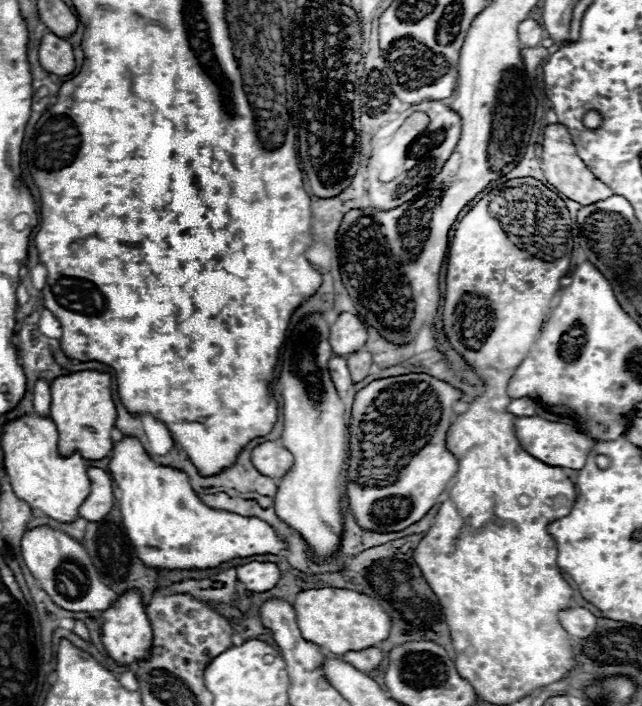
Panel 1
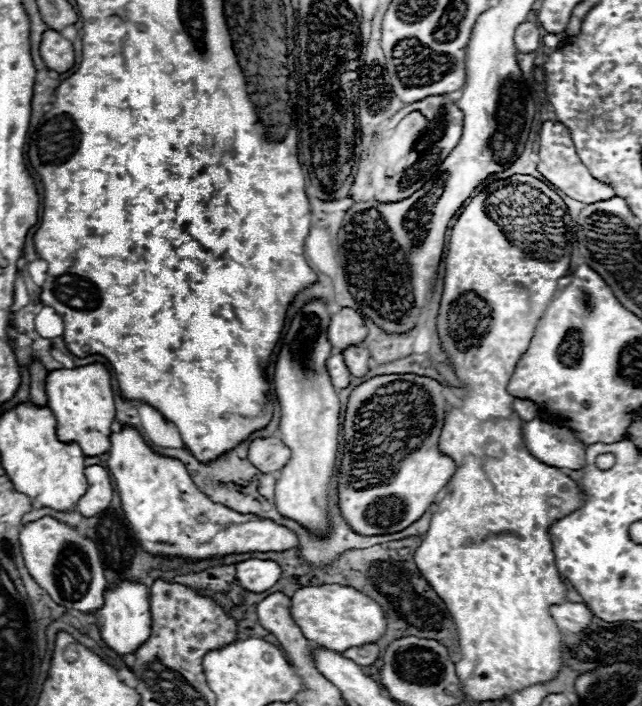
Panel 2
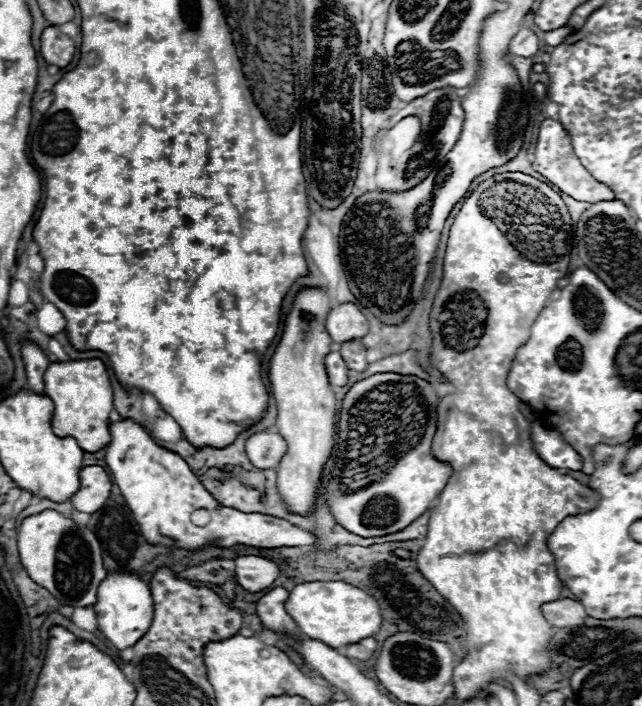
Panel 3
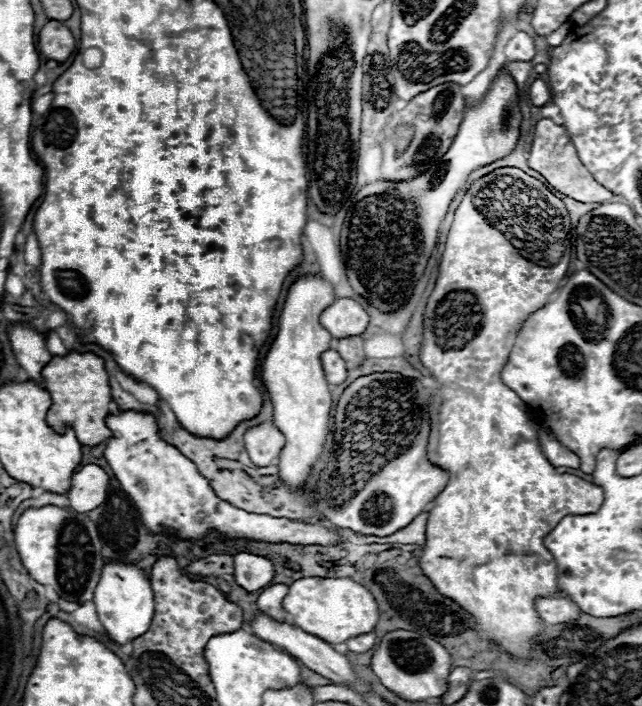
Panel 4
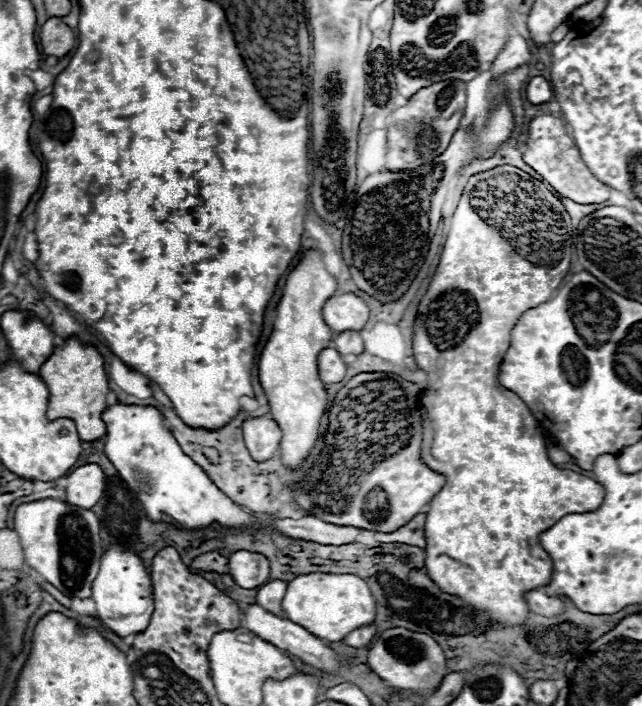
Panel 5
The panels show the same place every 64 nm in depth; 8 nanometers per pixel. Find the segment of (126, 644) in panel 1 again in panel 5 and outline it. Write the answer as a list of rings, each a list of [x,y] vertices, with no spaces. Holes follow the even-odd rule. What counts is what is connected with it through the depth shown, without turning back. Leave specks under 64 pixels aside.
[[[122,546],[110,548],[100,560],[100,572],[92,584],[92,600],[96,602],[100,622],[116,636],[126,638],[130,634],[144,632],[150,624],[154,602],[150,574],[146,572],[142,560]]]

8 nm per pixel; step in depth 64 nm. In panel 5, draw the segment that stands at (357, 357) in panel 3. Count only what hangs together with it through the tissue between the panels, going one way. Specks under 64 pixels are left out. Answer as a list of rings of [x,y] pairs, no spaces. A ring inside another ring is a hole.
[[[342,332],[342,334],[334,334],[334,348],[344,356],[344,354],[362,354],[364,352],[364,344],[362,344],[362,336],[360,332]]]

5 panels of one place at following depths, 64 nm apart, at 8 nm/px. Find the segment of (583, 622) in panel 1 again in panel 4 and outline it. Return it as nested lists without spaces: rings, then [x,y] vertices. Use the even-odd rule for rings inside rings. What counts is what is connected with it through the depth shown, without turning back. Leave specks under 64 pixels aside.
[[[546,598],[536,600],[538,614],[548,624],[574,624],[582,610],[568,598]]]

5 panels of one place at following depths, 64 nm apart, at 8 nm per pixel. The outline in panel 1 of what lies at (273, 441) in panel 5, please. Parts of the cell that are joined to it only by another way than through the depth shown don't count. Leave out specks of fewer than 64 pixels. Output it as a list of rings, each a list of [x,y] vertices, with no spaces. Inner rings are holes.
[[[264,442],[252,450],[252,464],[262,476],[268,476],[276,482],[286,476],[286,472],[292,468],[292,462],[292,454],[276,442]]]

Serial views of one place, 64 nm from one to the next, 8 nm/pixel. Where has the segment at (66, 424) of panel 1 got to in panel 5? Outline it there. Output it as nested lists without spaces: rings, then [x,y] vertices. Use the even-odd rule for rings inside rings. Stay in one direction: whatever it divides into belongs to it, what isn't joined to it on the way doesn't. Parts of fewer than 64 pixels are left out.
[[[76,338],[66,340],[64,346],[54,350],[50,360],[42,364],[40,378],[44,380],[50,392],[46,410],[46,416],[50,420],[58,418],[74,420],[82,442],[94,442],[106,434],[102,412],[106,410],[106,396],[110,388],[108,388],[108,374],[104,370],[104,360],[94,346],[84,346]]]

